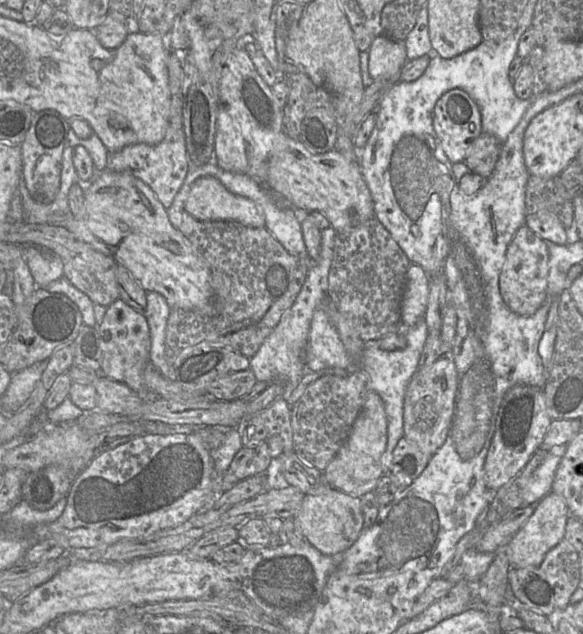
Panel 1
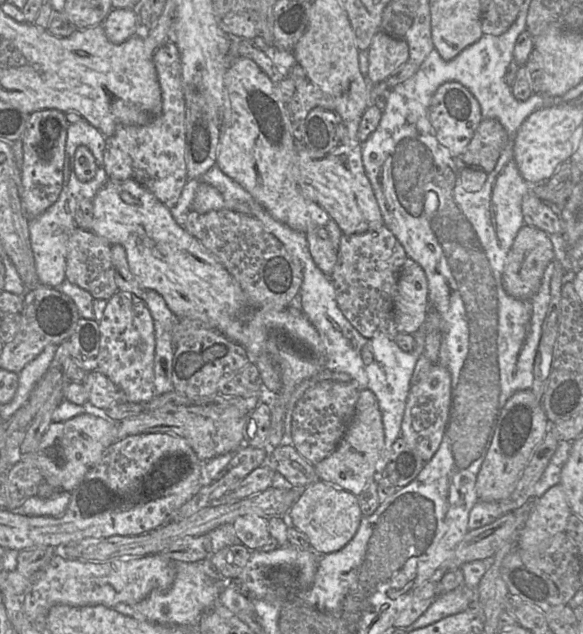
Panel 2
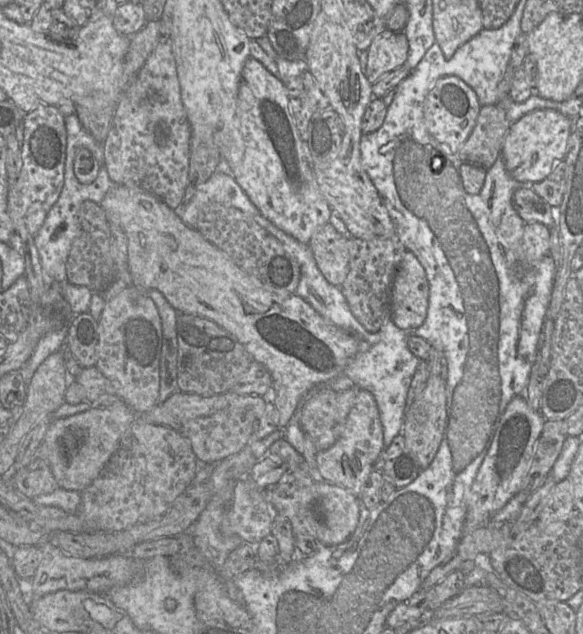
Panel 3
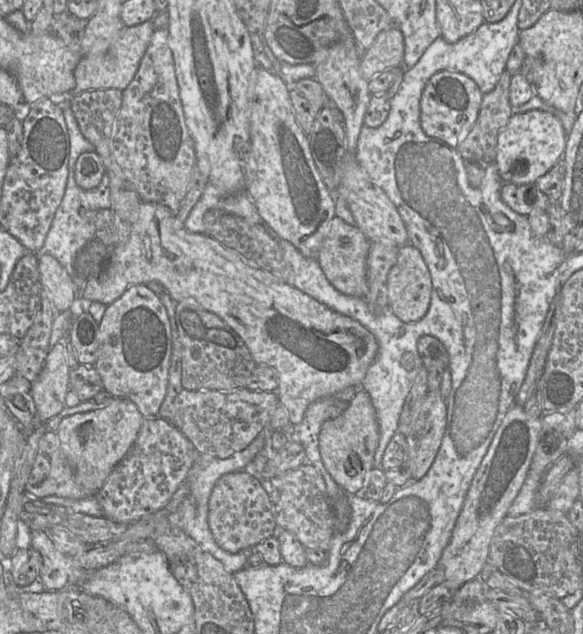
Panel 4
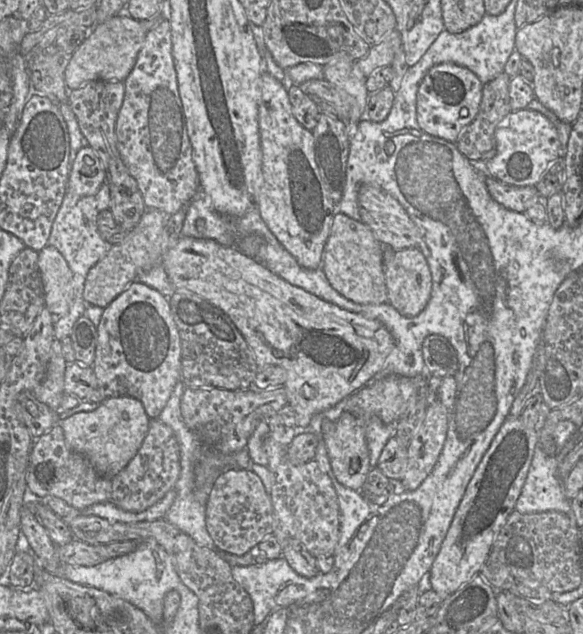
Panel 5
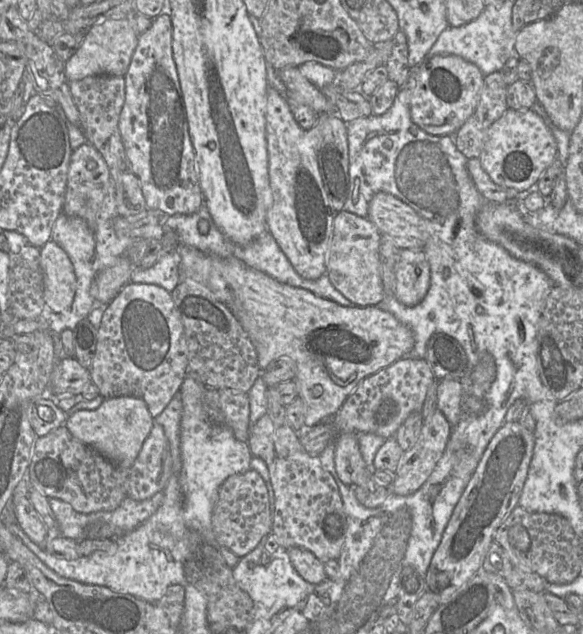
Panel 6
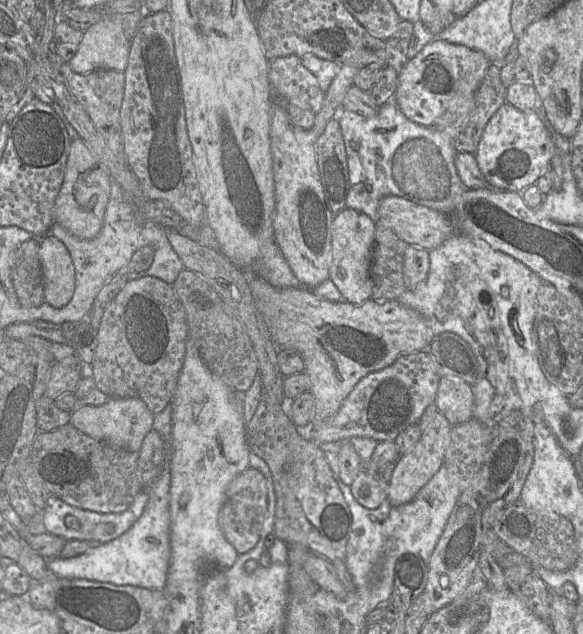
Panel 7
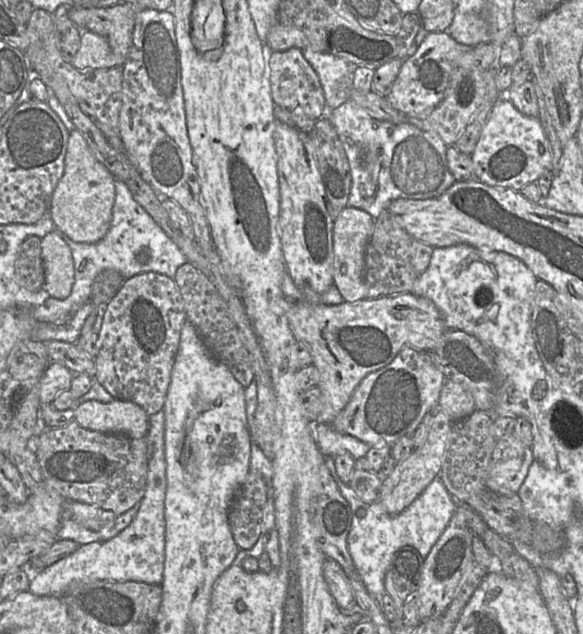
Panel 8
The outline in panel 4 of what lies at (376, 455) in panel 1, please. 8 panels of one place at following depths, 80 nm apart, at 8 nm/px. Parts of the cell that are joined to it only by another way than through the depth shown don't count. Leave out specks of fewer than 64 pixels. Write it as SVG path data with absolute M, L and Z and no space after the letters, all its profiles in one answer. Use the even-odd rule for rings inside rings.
M359 388L346 408L335 418L323 422L319 434L319 452L326 471L346 494L358 494L366 474L372 469L379 443L379 426L369 394Z

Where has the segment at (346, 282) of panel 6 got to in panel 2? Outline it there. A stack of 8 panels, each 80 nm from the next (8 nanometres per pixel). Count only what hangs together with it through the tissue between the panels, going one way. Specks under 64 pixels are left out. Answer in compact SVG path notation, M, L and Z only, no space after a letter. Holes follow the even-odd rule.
M318 227L306 234L309 252L317 267L330 279L337 262L337 249L332 245L325 227Z

